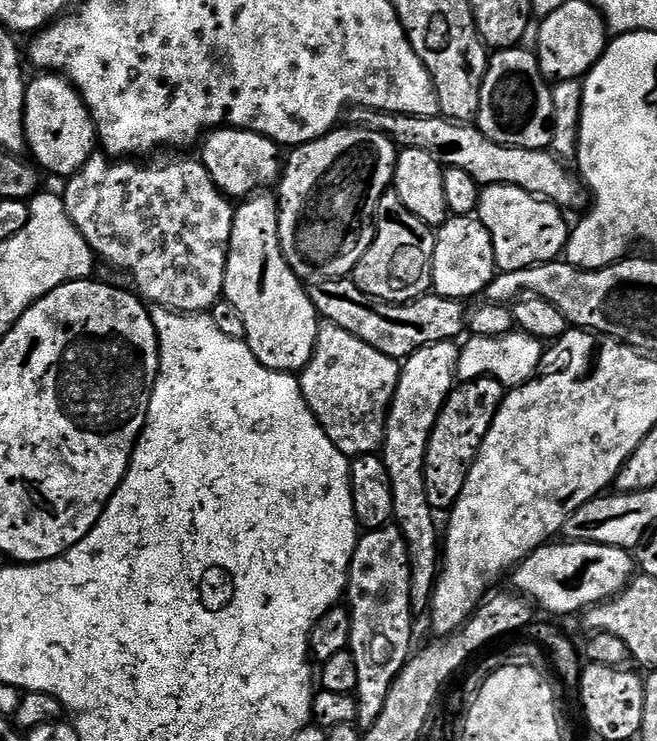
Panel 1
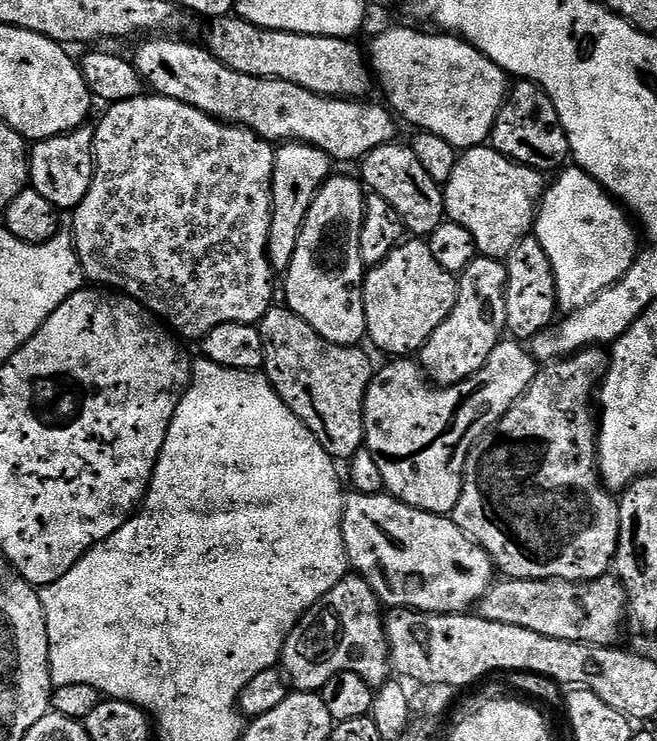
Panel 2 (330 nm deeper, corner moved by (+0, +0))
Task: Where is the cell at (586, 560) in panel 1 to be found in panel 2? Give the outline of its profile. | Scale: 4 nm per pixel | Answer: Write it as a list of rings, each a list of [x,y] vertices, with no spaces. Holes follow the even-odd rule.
[[[352,490],[347,493],[344,502],[344,517],[342,518],[342,538],[344,539],[344,549],[348,555],[348,563],[363,578],[363,580],[372,587],[376,597],[380,599],[381,605],[387,606],[392,610],[401,608],[410,608],[414,612],[430,612],[433,614],[464,614],[469,611],[471,606],[479,605],[482,594],[494,583],[494,565],[492,559],[484,553],[484,549],[476,545],[470,537],[464,533],[456,524],[455,520],[448,516],[439,516],[418,510],[414,506],[404,504],[401,500],[395,500],[393,496],[387,494],[362,494]]]

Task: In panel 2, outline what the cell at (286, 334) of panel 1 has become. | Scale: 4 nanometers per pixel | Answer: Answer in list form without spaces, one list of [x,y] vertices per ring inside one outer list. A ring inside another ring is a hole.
[[[284,142],[276,148],[272,175],[272,221],[268,239],[268,261],[277,273],[287,273],[294,258],[294,250],[298,250],[298,234],[306,222],[306,214],[318,190],[333,172],[333,160],[314,146]]]

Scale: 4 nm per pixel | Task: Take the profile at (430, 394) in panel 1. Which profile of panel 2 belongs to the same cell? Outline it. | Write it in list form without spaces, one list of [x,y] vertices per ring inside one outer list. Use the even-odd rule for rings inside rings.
[[[477,255],[475,260],[458,273],[456,285],[458,298],[450,318],[434,330],[418,353],[418,363],[427,379],[437,387],[456,385],[470,378],[490,358],[494,346],[498,346],[505,335],[506,322],[506,278],[508,266],[504,260]]]

